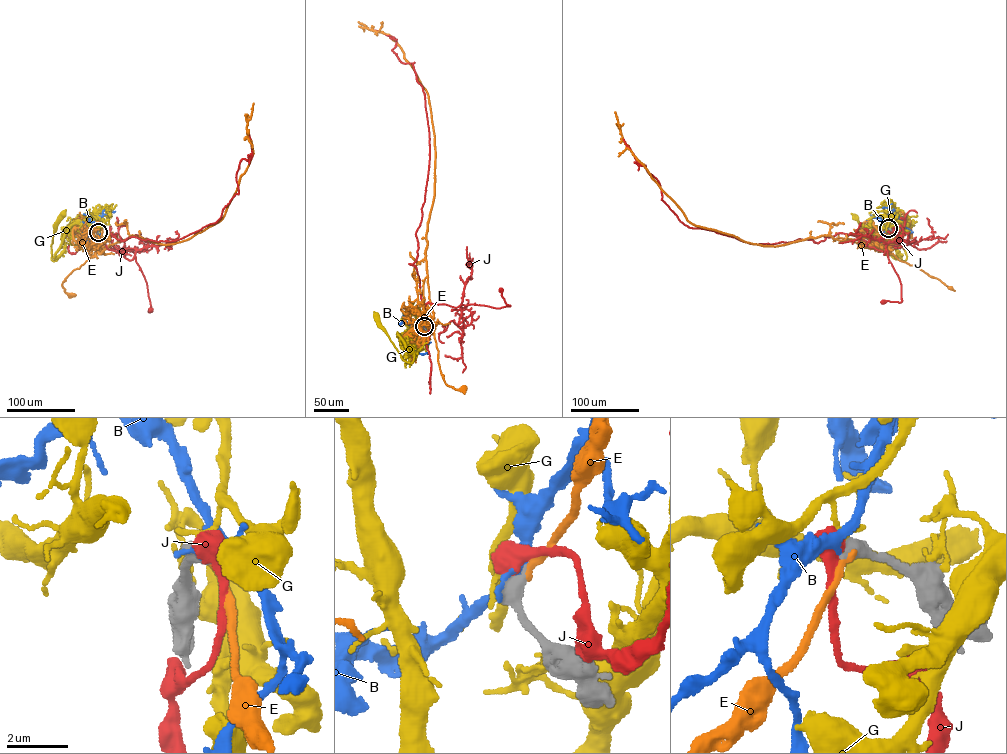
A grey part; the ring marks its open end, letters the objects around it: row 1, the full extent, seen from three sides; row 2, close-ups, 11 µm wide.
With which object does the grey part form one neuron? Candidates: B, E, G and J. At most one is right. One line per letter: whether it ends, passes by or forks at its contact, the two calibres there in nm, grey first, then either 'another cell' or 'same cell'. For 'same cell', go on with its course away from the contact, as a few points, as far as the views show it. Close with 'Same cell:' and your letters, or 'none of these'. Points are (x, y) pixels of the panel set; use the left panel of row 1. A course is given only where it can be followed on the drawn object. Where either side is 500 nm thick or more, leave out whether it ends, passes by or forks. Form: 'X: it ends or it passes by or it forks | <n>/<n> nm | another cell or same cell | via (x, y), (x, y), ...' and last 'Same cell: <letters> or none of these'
B: it ends | 480/200 nm | another cell
E: it ends | 460/240 nm | same cell | via (98, 231), (101, 239), (116, 234), (119, 242), (100, 253), (94, 249), (66, 277), (62, 286), (72, 295)
G: it ends | 480/220 nm | another cell
J: 480/750 nm | another cell
Same cell: E

